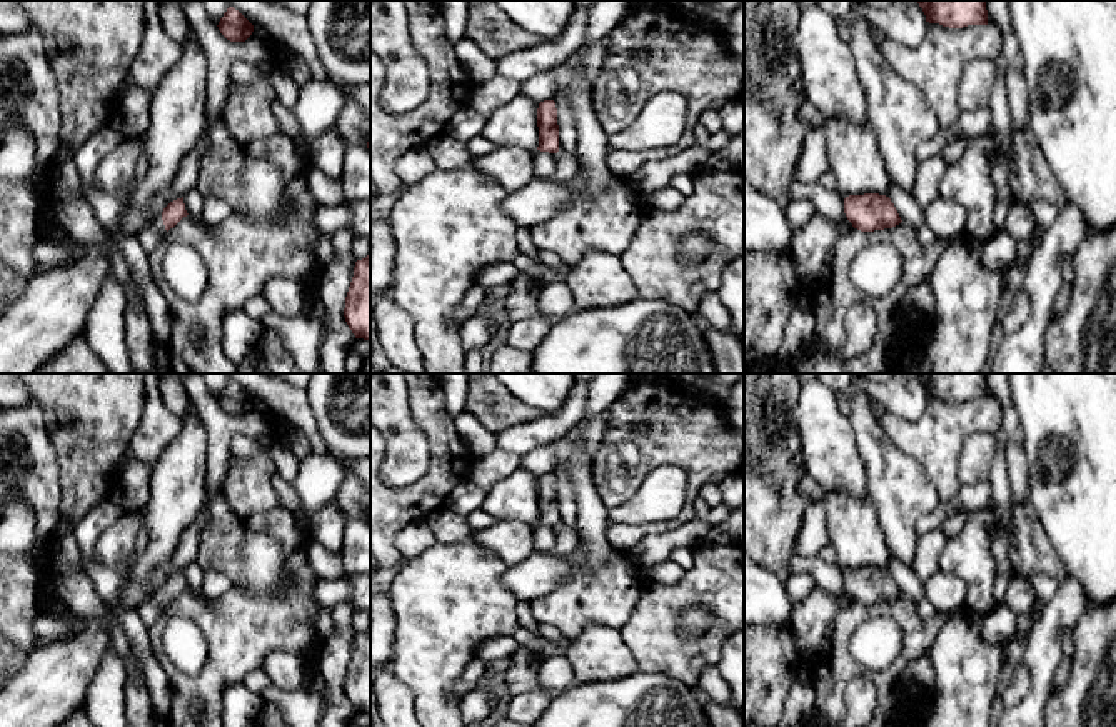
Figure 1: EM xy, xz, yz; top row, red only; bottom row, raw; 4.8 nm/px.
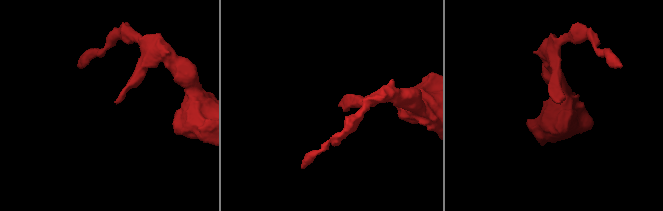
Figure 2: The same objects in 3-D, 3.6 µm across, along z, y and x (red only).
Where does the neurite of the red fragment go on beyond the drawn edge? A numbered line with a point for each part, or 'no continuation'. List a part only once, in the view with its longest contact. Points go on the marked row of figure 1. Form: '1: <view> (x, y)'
1: xy (154, 234)

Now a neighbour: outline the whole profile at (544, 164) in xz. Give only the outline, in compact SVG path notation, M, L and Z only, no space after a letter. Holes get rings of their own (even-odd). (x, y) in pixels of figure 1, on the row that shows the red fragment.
M534 152L534 178L550 178L555 172L555 153Z

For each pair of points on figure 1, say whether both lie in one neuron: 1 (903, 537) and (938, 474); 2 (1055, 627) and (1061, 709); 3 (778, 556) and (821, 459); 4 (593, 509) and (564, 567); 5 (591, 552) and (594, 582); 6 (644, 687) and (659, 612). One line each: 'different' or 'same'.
1: different
2: different
3: different
4: same
5: different
6: different

